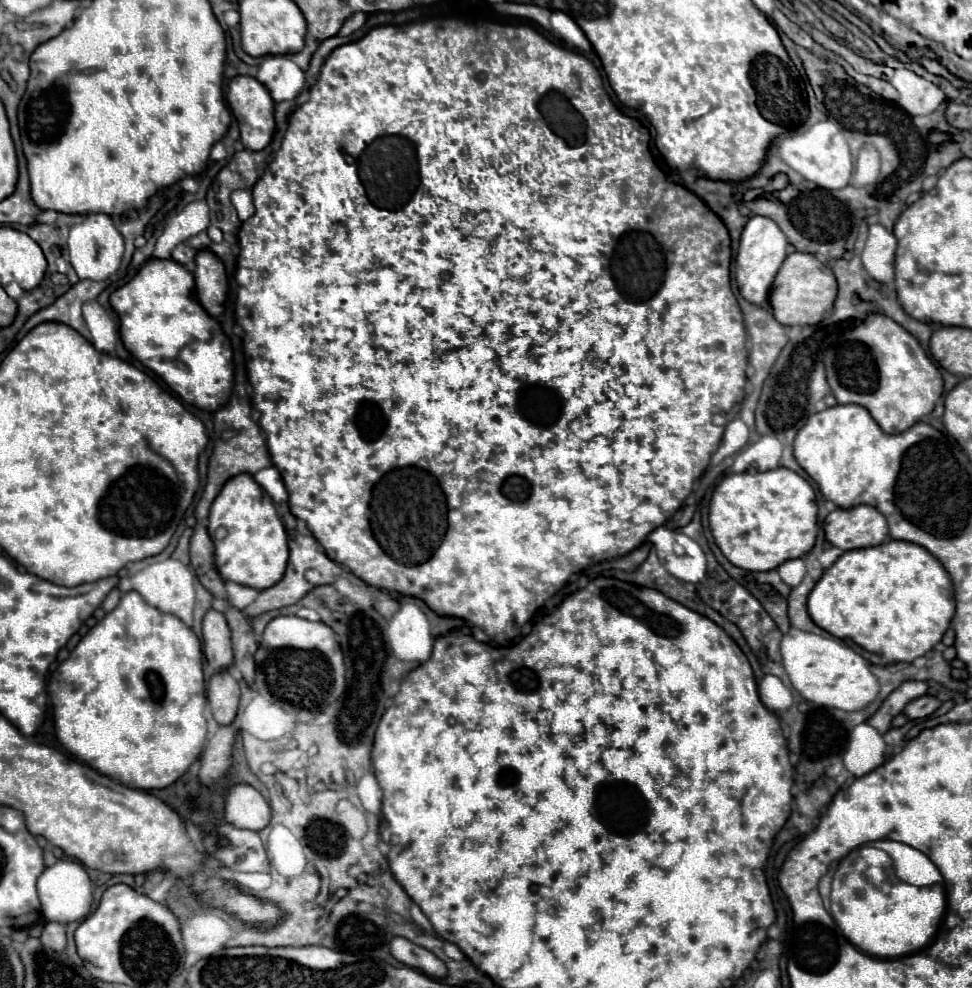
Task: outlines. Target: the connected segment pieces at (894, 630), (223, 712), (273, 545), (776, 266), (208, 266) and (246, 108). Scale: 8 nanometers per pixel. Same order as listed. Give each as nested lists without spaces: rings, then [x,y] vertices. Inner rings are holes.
[[[890,540],[874,548],[844,552],[808,596],[808,614],[840,640],[852,640],[876,656],[872,664],[914,662],[944,636],[954,616],[954,588],[944,566],[922,546]]]
[[[218,672],[212,676],[208,690],[208,704],[212,708],[212,716],[220,726],[230,726],[236,718],[238,702],[240,702],[240,686],[238,680],[230,672]]]
[[[234,476],[224,484],[212,502],[208,534],[214,542],[214,566],[224,582],[266,590],[278,584],[288,562],[288,540],[272,498],[254,482],[252,476]]]
[[[764,216],[750,218],[750,222],[744,226],[744,232],[740,238],[740,248],[738,248],[736,262],[734,262],[736,284],[738,284],[738,290],[744,296],[744,300],[748,300],[754,306],[768,308],[772,282],[788,254],[790,254],[790,244],[774,220],[764,218]]]
[[[200,252],[194,262],[194,282],[196,282],[196,296],[202,308],[212,316],[220,316],[224,312],[224,298],[226,298],[226,272],[224,266],[216,256],[210,252]]]
[[[236,76],[226,94],[228,106],[240,126],[240,142],[248,150],[262,150],[274,132],[274,100],[252,76]]]

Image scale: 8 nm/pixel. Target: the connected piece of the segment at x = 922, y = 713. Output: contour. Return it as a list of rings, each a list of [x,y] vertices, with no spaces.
[[[922,696],[922,698],[916,698],[912,700],[912,704],[908,704],[908,708],[904,708],[904,714],[910,718],[910,720],[916,720],[916,718],[926,718],[930,716],[932,712],[936,712],[940,708],[940,700],[936,696]]]

